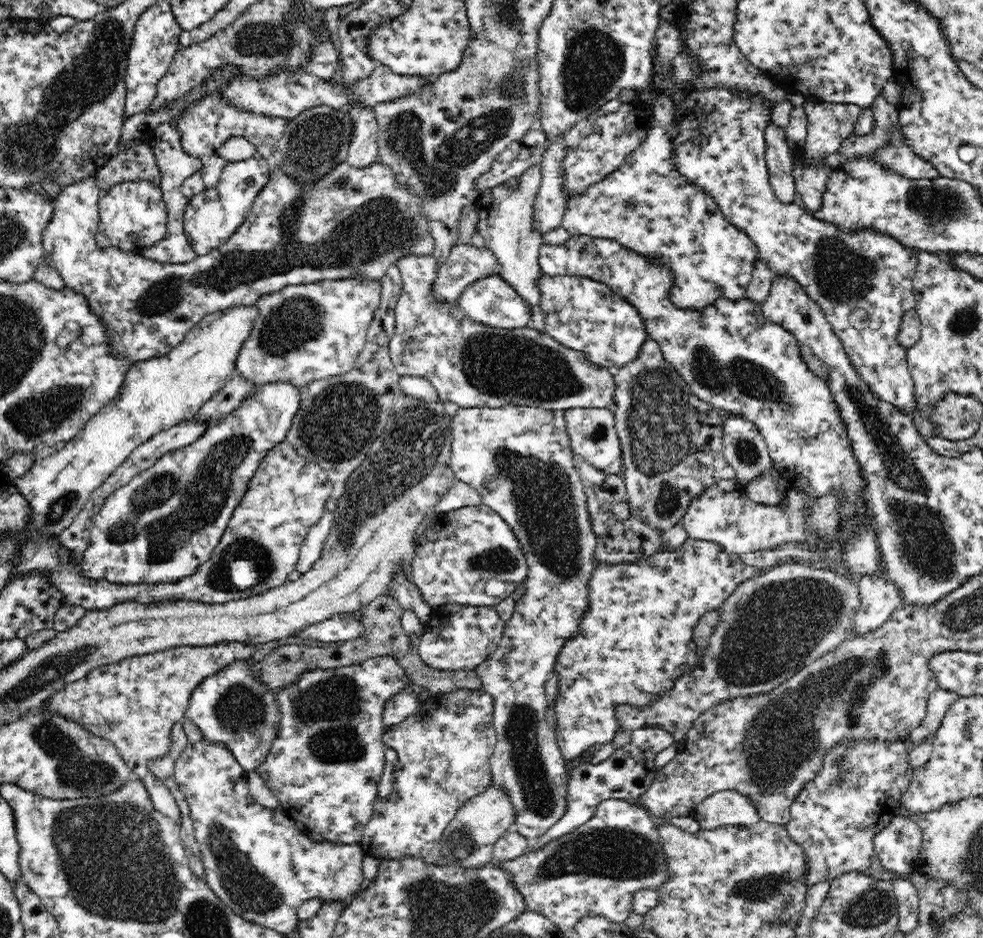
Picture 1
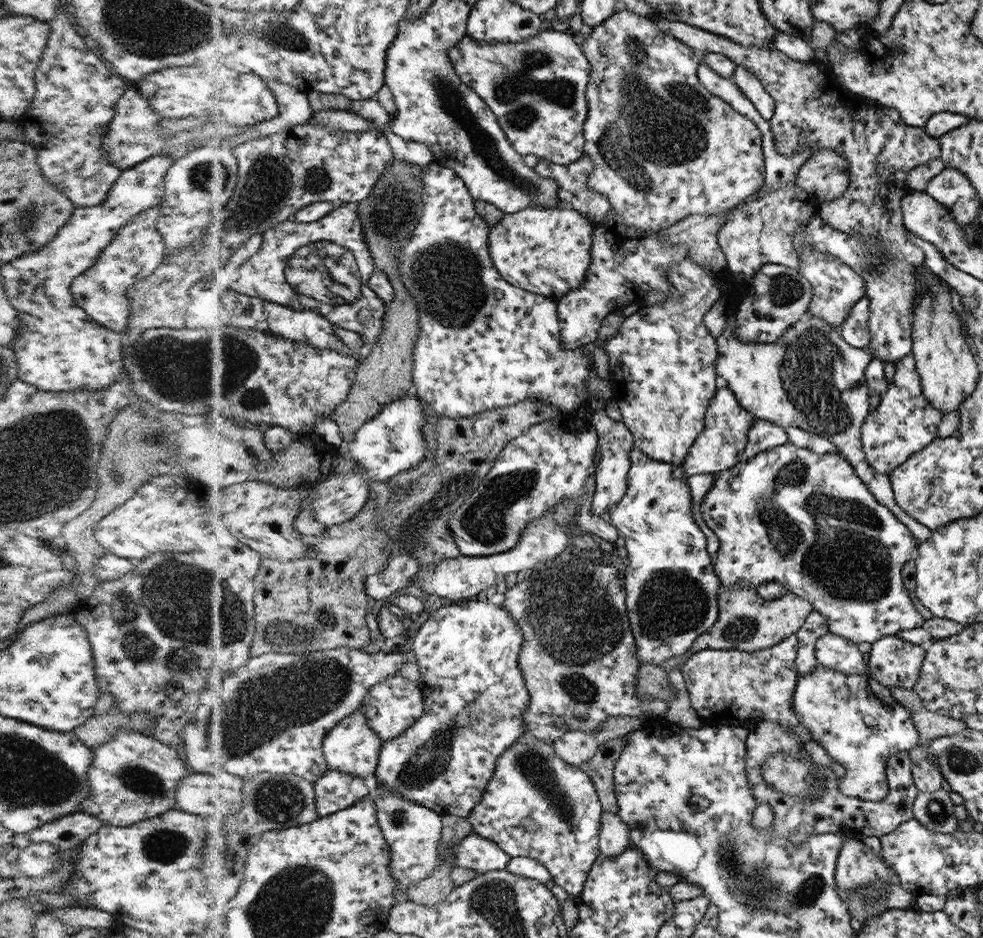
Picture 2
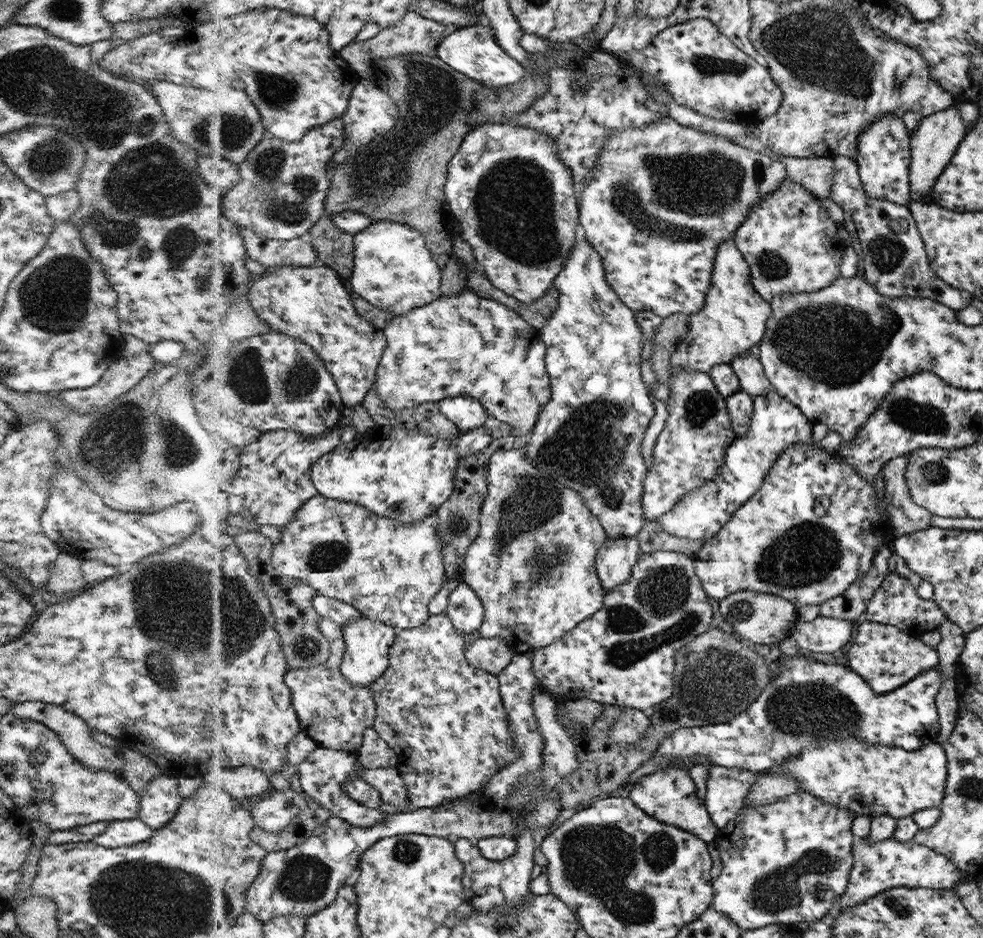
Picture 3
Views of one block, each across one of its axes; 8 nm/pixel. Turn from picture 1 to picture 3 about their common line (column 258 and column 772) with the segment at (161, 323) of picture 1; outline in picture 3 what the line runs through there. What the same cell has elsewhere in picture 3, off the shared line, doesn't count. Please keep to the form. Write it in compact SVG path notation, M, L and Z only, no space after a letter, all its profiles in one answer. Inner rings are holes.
M785 178L773 192L762 196L749 210L741 226L734 232L734 242L751 262L751 282L769 303L776 296L787 293L812 293L829 286L840 276L840 261L848 246L838 234L839 225L827 214L819 199L801 183Z

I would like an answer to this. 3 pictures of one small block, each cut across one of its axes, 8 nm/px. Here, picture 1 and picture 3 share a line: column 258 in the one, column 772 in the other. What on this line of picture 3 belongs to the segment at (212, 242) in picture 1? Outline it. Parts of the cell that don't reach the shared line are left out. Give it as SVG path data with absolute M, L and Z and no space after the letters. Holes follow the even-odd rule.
M666 114L666 116L662 116L652 124L642 124L639 128L618 130L604 142L598 158L596 158L594 170L578 187L577 195L581 196L579 224L583 232L582 238L586 239L601 255L606 282L632 311L648 310L661 318L677 312L689 316L704 305L703 301L705 301L707 289L710 289L711 269L713 269L714 256L717 254L718 246L729 237L734 236L735 230L746 219L750 208L758 203L762 196L778 189L778 186L782 184L782 180L785 178L787 178L785 166L777 158L742 148L733 140L729 140L724 136L705 134L701 130L681 126Z

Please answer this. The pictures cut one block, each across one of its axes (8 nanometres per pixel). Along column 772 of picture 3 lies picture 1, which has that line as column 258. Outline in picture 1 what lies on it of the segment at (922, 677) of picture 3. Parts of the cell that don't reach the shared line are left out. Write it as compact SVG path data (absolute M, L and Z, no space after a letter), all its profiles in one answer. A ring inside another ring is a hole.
M249 660L235 661L232 665L228 665L220 672L205 678L205 680L193 690L193 693L190 696L189 704L187 706L187 711L185 712L185 719L189 718L194 724L196 724L196 726L198 726L202 733L202 738L206 739L206 741L210 741L211 743L224 743L226 747L233 751L234 757L237 758L238 764L240 764L242 769L245 770L246 774L255 771L257 767L266 760L266 756L268 756L272 742L275 739L276 733L278 732L279 719L281 718L279 704L275 693L268 689L267 686L259 680L257 675L253 673L254 669L256 669L256 665L250 663Z

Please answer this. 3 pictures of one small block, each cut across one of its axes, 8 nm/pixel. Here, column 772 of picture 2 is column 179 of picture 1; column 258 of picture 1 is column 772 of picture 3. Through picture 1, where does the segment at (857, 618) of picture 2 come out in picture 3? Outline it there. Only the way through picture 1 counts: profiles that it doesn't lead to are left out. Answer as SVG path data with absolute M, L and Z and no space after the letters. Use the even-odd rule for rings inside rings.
M774 389L769 390L766 394L752 396L754 413L751 414L751 420L748 432L743 436L735 438L730 442L724 454L724 461L719 468L719 473L712 480L703 483L703 487L691 491L689 495L685 495L682 500L673 506L669 513L664 514L658 521L660 527L677 539L707 540L714 536L723 525L737 512L738 508L745 504L749 498L758 492L763 484L763 478L766 477L767 469L770 469L774 462L777 461L778 454L791 443L809 443L814 447L820 447L818 442L811 441L811 424L807 416L799 411L794 403L790 403L781 395L777 395Z

